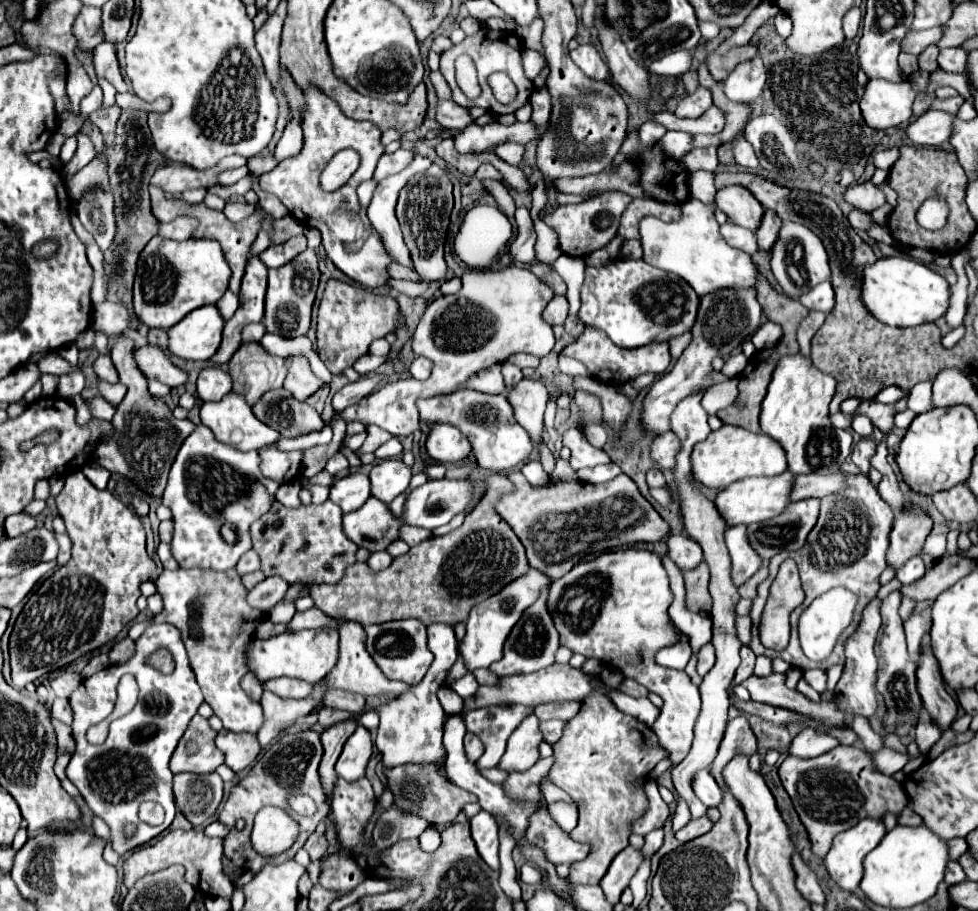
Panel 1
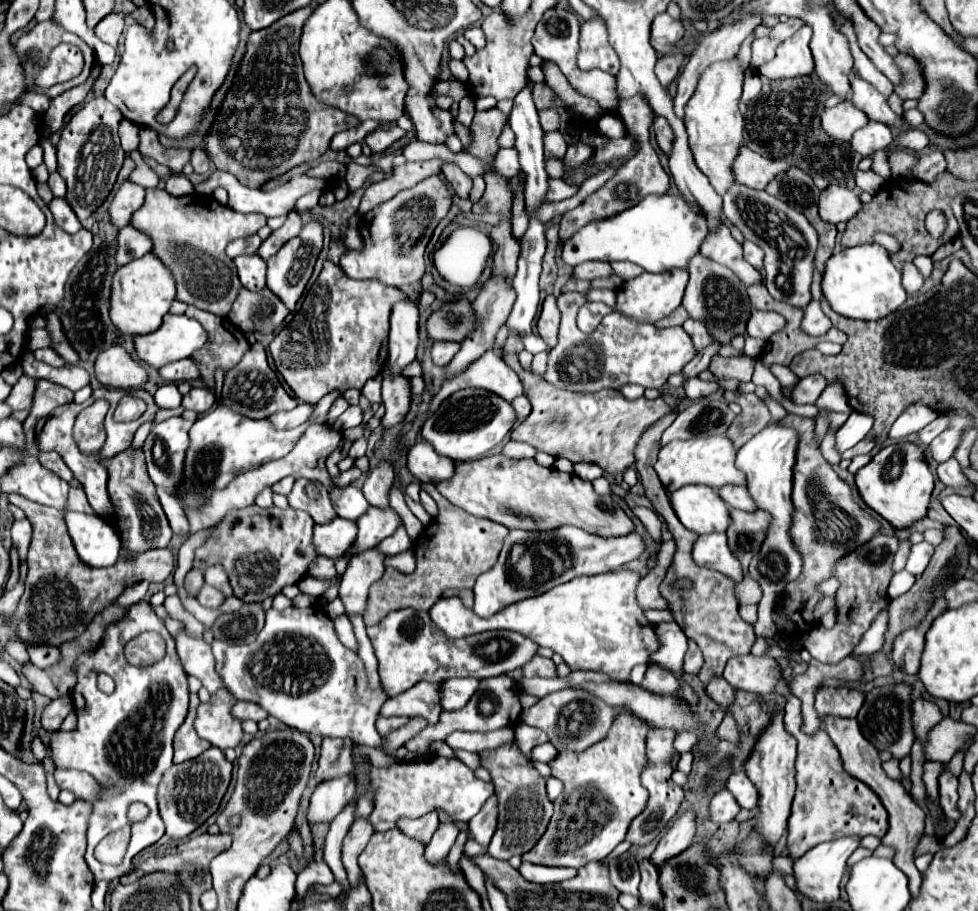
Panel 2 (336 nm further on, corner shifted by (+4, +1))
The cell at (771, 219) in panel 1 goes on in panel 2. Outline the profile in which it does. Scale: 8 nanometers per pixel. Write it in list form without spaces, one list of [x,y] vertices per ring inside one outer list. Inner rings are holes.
[[[743,144],[739,148],[739,156],[733,162],[735,180],[741,180],[741,184],[747,184],[749,188],[759,188],[759,190],[765,190],[771,178],[785,172],[787,168],[789,168],[787,162],[765,158]]]

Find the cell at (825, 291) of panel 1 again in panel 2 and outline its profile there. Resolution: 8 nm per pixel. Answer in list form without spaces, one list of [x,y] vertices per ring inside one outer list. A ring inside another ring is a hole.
[[[813,300],[805,308],[805,316],[801,322],[801,330],[809,336],[823,336],[831,328],[831,320],[823,314],[819,300]]]

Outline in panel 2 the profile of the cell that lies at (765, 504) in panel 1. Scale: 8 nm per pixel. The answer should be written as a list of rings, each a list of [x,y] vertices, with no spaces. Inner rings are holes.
[[[683,486],[671,492],[669,498],[677,518],[687,530],[697,534],[727,530],[731,518],[717,490],[709,486]]]

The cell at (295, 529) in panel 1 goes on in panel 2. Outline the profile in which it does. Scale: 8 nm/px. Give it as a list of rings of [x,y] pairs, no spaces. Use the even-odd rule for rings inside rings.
[[[247,506],[229,512],[209,536],[209,540],[195,550],[193,568],[205,570],[209,566],[223,566],[235,596],[243,602],[263,602],[269,596],[281,592],[287,584],[297,584],[309,562],[317,558],[313,548],[313,526],[315,522],[307,512],[301,510],[279,510]]]

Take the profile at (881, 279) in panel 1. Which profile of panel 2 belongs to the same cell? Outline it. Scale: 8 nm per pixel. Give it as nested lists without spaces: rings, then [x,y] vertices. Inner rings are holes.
[[[879,244],[853,246],[833,254],[825,264],[821,292],[837,314],[857,320],[881,320],[907,300],[901,286],[901,274],[891,264],[889,252]]]

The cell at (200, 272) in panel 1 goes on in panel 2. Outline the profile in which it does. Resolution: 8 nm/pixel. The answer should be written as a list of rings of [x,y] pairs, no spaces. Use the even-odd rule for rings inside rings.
[[[145,254],[139,260],[121,266],[113,274],[109,316],[121,334],[127,336],[151,334],[159,328],[161,318],[167,314],[173,300],[175,300],[175,280],[171,272],[167,272],[167,266],[161,264],[161,260],[157,260],[153,254]]]

